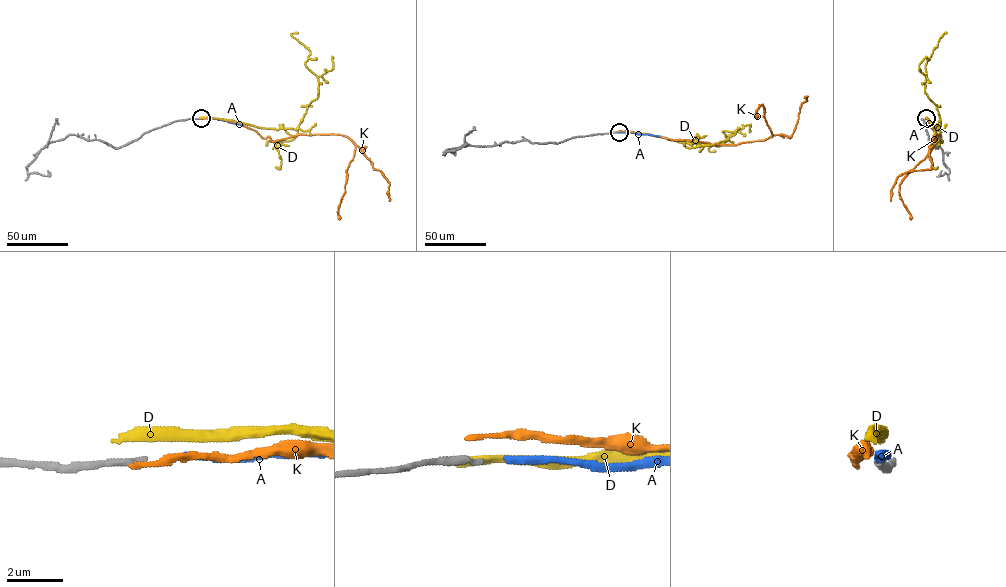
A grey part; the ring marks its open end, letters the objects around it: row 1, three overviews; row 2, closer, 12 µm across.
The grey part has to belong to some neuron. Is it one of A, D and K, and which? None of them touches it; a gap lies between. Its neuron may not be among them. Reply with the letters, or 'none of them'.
A

